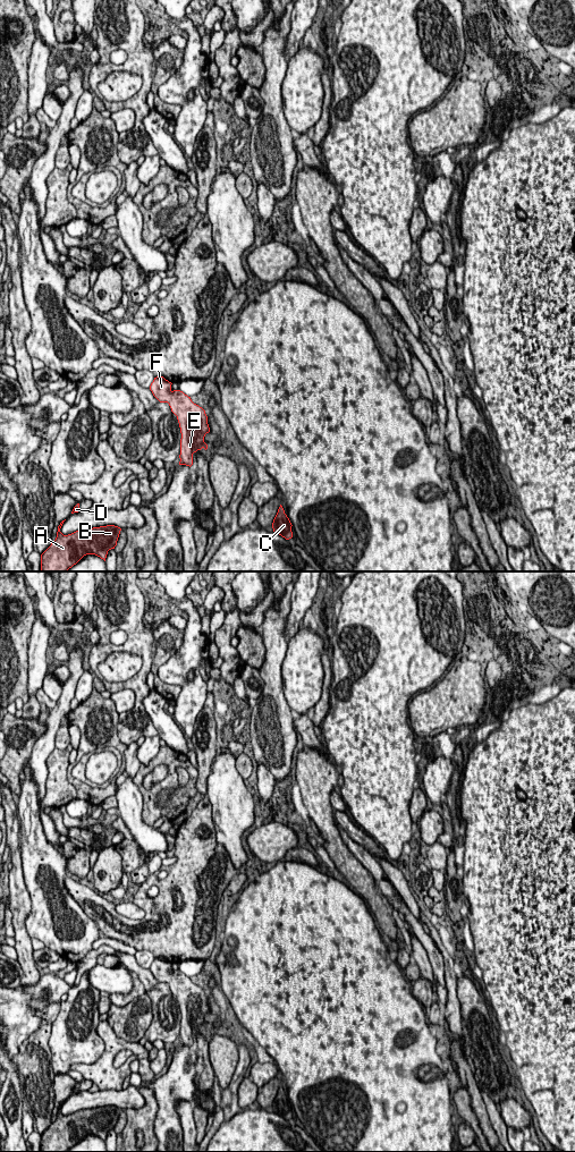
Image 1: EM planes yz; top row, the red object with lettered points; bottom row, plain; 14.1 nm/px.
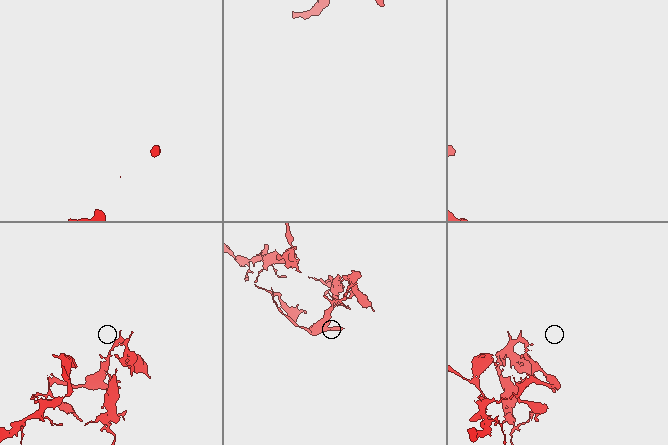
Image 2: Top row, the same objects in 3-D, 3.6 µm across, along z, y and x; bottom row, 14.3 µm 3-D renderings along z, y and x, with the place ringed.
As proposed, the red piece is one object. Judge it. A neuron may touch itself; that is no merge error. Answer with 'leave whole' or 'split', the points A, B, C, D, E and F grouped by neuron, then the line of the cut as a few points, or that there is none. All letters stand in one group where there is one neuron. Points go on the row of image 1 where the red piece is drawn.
leave whole | A B C D E F | no cut

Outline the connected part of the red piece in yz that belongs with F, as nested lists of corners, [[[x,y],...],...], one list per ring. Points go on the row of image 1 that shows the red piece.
[[[163,376],[154,378],[150,386],[153,396],[160,403],[168,403],[171,412],[177,416],[181,439],[180,439],[180,461],[179,465],[192,466],[193,454],[208,444],[204,437],[210,432],[205,410],[194,404],[187,395],[180,390],[171,390],[171,382]]]

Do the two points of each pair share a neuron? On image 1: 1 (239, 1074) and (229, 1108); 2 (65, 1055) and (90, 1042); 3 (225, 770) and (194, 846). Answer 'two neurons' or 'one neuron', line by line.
1: one neuron
2: one neuron
3: two neurons

